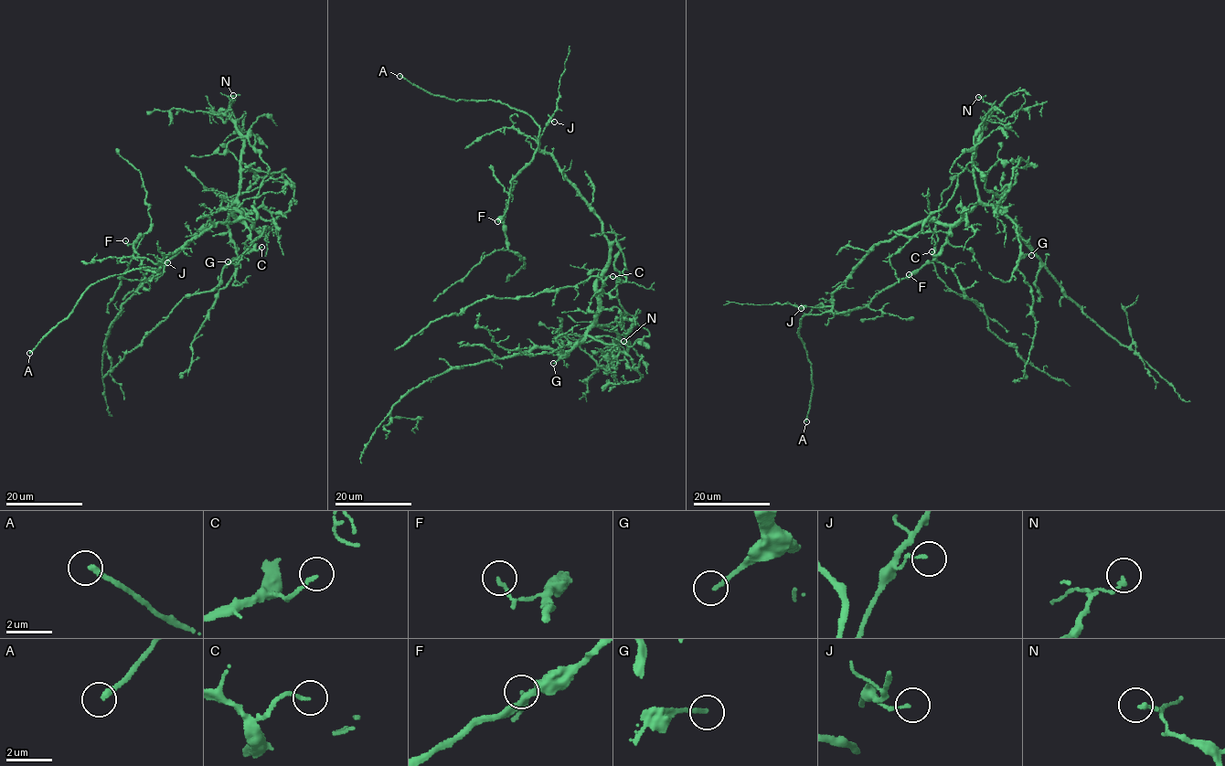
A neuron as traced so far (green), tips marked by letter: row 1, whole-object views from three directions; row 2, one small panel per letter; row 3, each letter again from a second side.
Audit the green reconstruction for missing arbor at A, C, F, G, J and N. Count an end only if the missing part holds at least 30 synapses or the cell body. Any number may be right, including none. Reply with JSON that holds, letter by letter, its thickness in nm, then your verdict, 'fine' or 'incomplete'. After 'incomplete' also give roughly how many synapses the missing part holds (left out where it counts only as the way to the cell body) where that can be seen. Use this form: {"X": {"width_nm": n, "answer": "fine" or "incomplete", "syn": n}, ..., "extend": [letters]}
{"A": {"width_nm": 240, "answer": "incomplete"}, "C": {"width_nm": 140, "answer": "fine"}, "F": {"width_nm": 120, "answer": "fine"}, "G": {"width_nm": 150, "answer": "incomplete", "syn": 35}, "J": {"width_nm": 110, "answer": "fine"}, "N": {"width_nm": 160, "answer": "fine"}, "extend": ["A", "G"]}

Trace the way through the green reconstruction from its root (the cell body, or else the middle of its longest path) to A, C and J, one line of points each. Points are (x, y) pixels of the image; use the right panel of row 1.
A: (924, 221), (872, 245), (834, 291), (829, 310), (803, 316), (798, 335), (811, 363), (813, 385), (806, 421)
C: (924, 221), (945, 223), (950, 228), (947, 243), (936, 255), (932, 251)
J: (924, 221), (906, 228), (889, 240), (872, 245), (834, 291), (830, 306), (801, 308)

